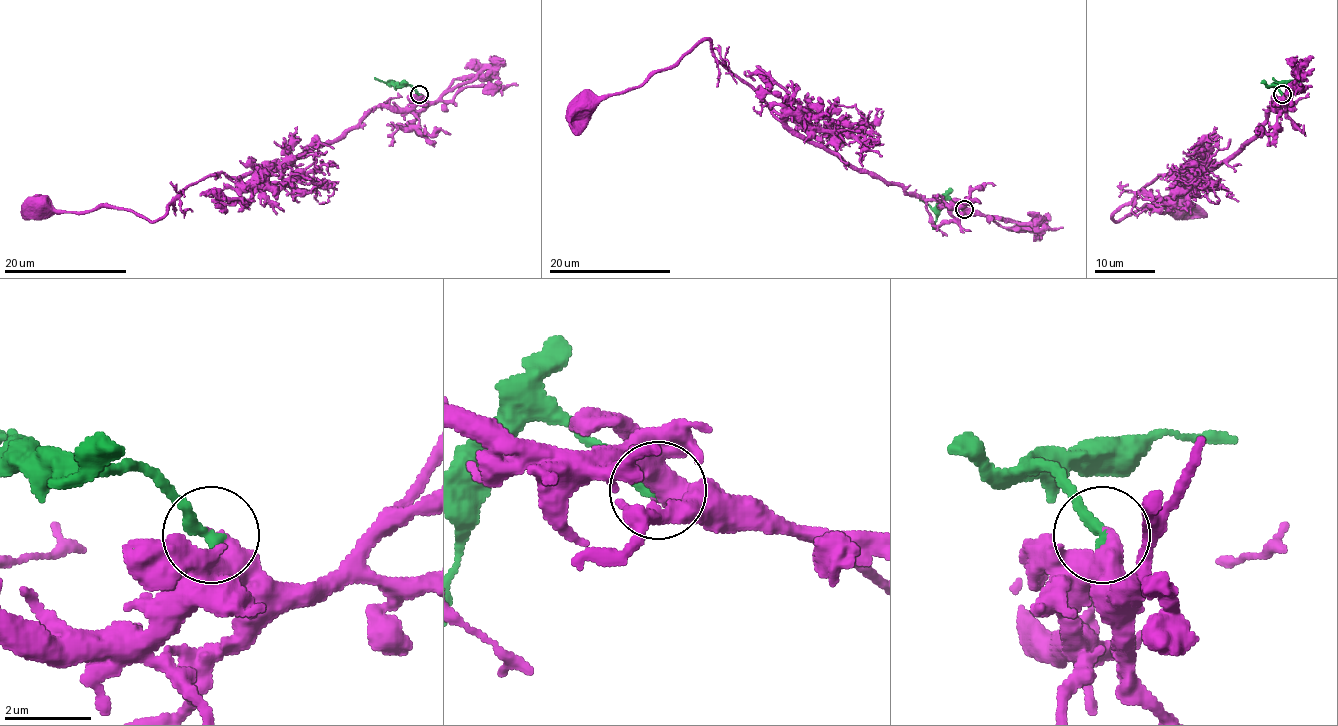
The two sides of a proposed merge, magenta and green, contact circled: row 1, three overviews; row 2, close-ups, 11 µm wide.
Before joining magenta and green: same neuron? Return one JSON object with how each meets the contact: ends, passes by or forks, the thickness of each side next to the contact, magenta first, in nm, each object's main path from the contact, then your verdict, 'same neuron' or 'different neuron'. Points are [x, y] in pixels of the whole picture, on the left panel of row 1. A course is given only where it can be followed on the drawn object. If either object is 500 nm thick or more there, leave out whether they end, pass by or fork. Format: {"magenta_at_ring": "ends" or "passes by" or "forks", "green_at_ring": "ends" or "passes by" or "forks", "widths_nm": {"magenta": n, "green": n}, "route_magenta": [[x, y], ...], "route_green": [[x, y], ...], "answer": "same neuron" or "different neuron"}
{"magenta_at_ring": "ends", "green_at_ring": "ends", "widths_nm": {"magenta": 440, "green": 320}, "route_magenta": [[419, 95], [404, 108], [376, 107], [277, 165], [209, 174], [161, 218], [37, 206]], "route_green": [[419, 95], [410, 86], [387, 81]], "answer": "same neuron"}

